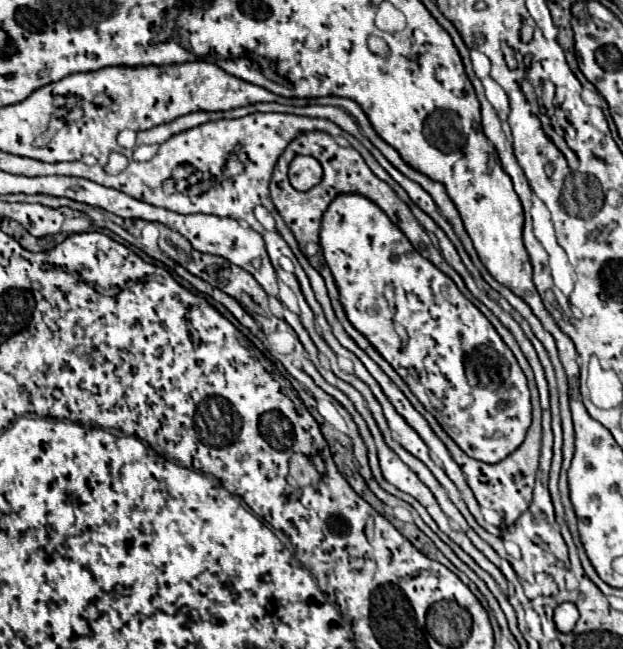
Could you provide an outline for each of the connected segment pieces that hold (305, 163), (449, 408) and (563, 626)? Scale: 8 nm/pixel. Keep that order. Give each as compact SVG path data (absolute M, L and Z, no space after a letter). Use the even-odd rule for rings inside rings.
M298 155L292 163L290 163L290 171L288 171L290 183L298 191L310 189L322 179L322 167L314 157L306 157L306 155Z
M342 193L328 205L326 213L322 215L320 247L334 275L340 303L348 315L348 321L394 367L394 371L404 379L404 383L418 397L418 401L436 415L442 429L454 439L454 443L472 459L490 465L500 463L502 459L506 459L506 455L514 453L522 445L532 421L532 405L526 377L514 353L500 339L500 335L480 313L480 309L474 307L458 291L454 281L442 271L438 271L438 267L434 267L430 261L426 261L376 203L358 193ZM386 285L394 287L394 305L384 299ZM394 321L398 321L400 325L408 325L408 345L404 351L400 337L394 331ZM430 397L436 397L442 403L440 413L432 409Z
M562 603L556 607L554 611L554 623L558 627L558 631L562 633L570 633L574 629L578 621L578 609L574 603Z

